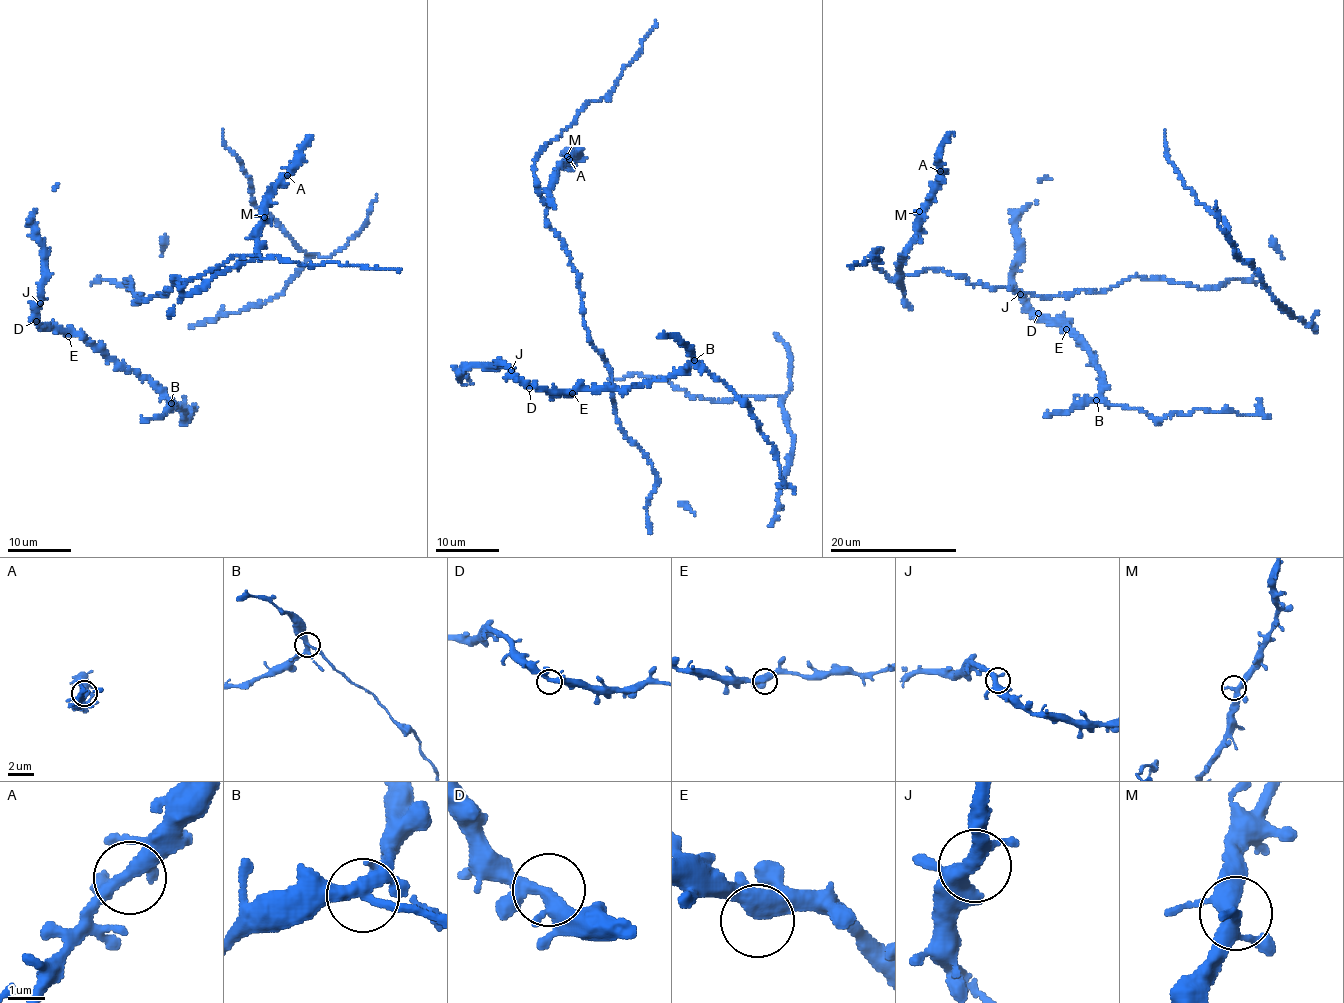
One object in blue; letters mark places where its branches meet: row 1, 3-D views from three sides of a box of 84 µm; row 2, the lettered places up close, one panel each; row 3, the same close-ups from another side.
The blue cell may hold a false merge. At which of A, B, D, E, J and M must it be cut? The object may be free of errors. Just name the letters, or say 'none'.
B

